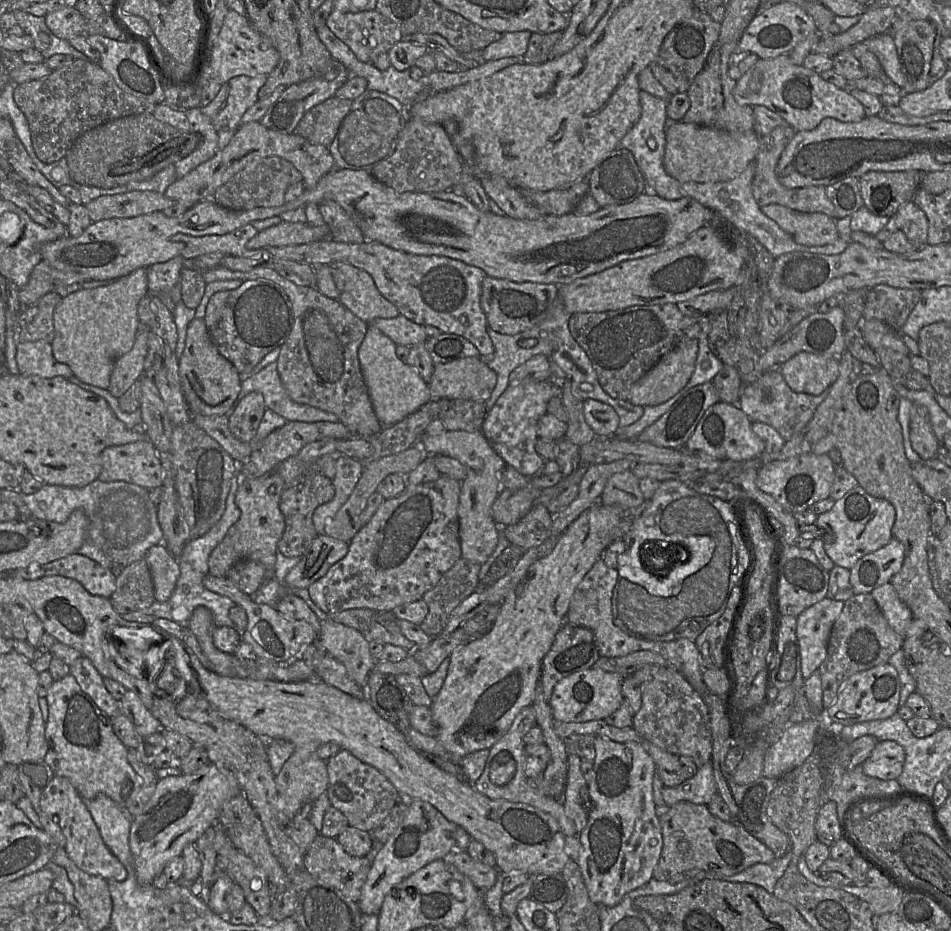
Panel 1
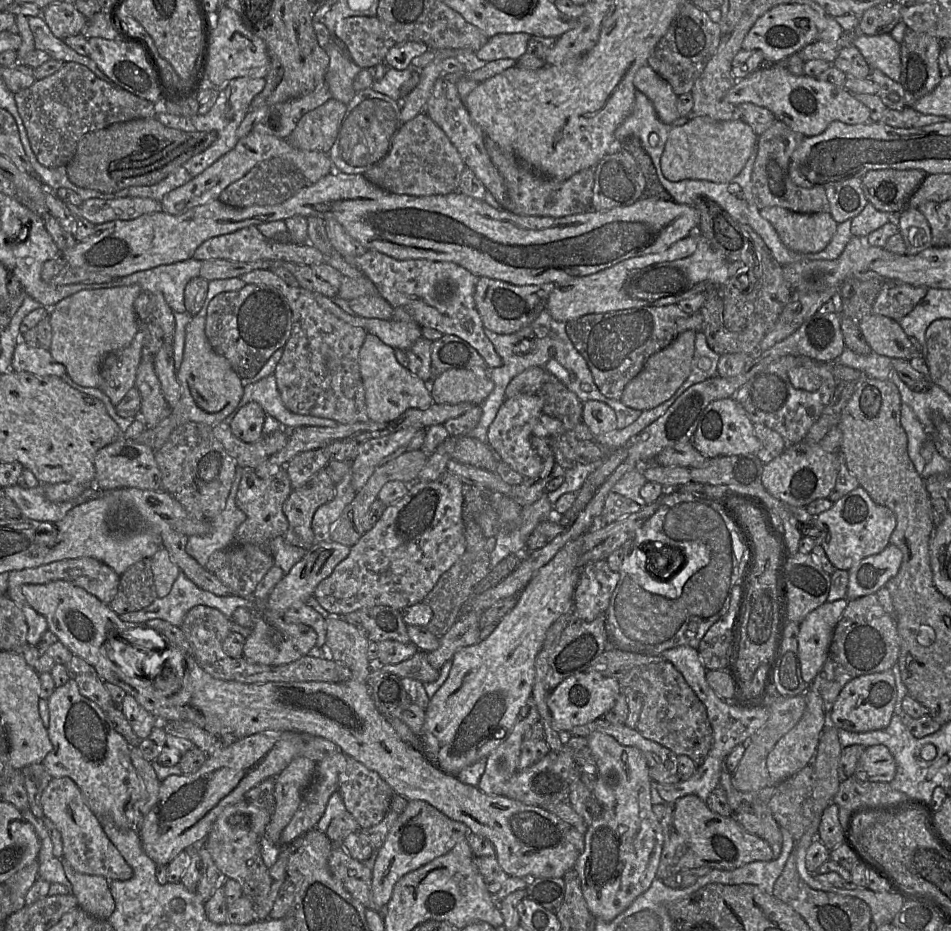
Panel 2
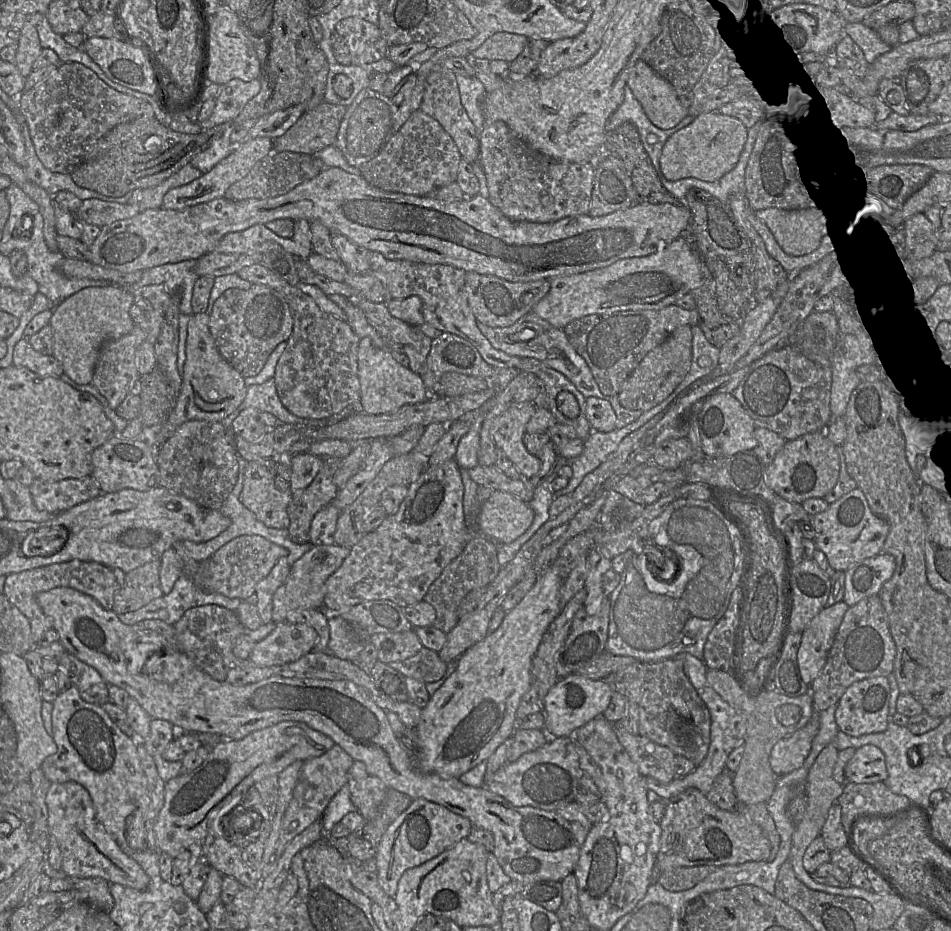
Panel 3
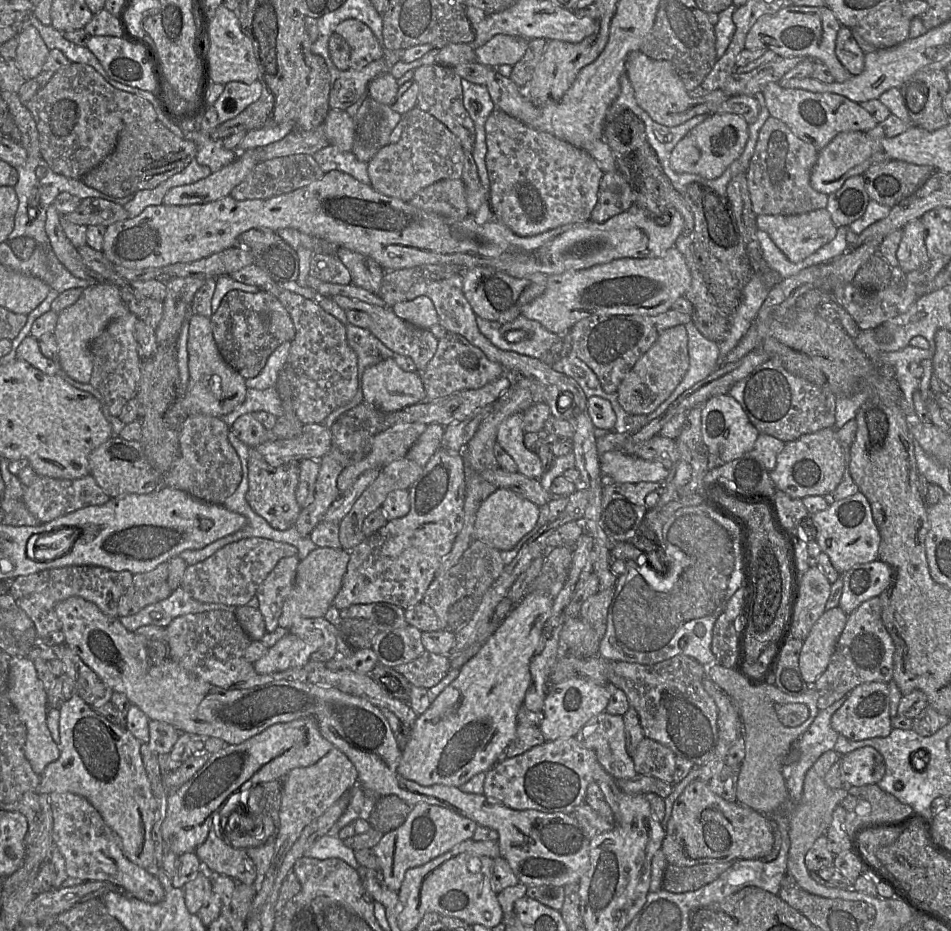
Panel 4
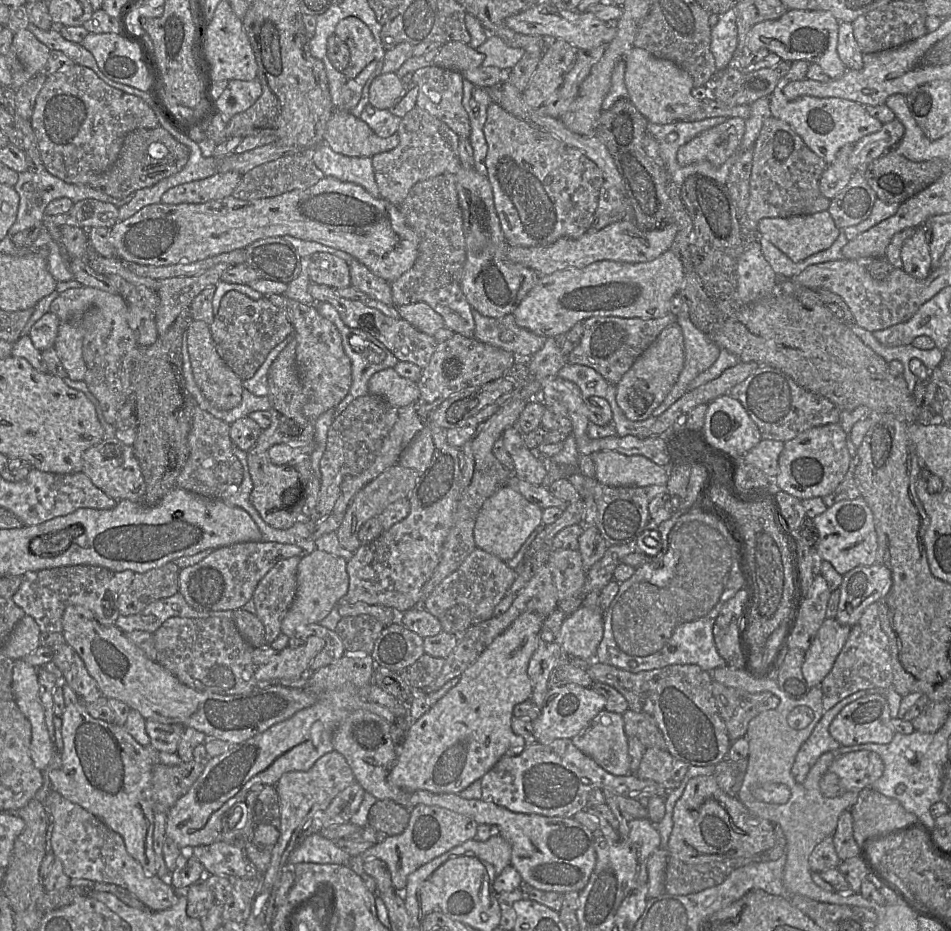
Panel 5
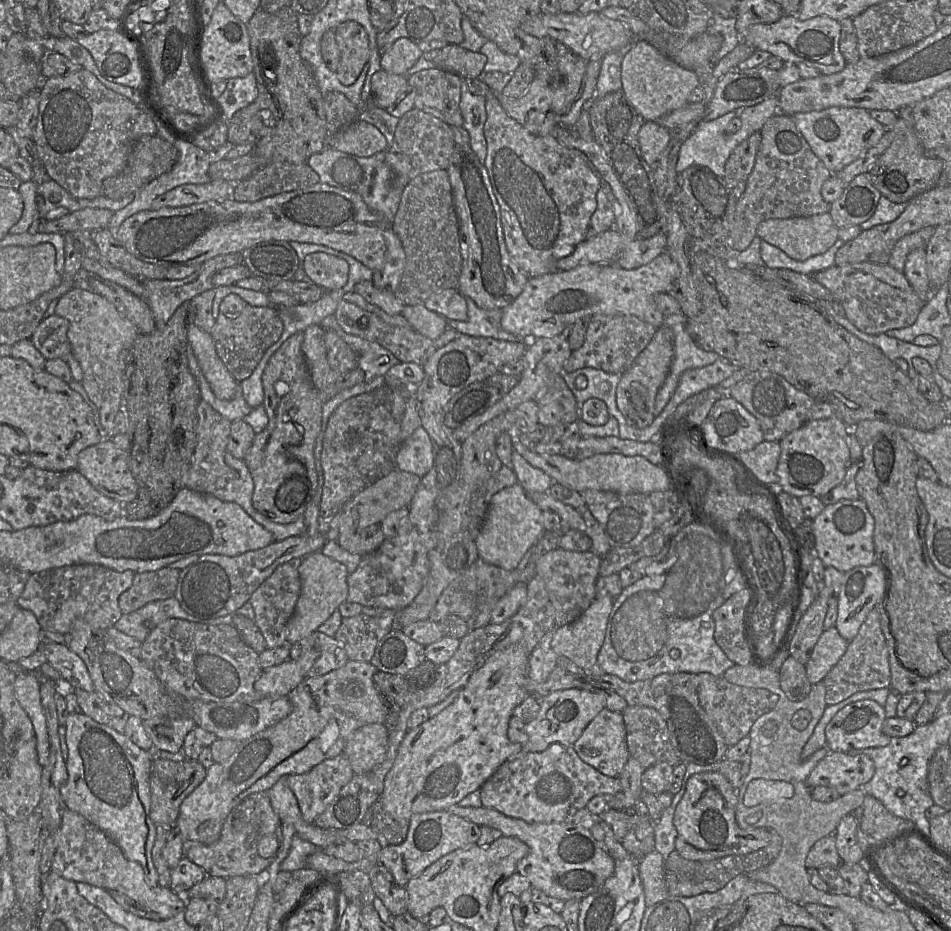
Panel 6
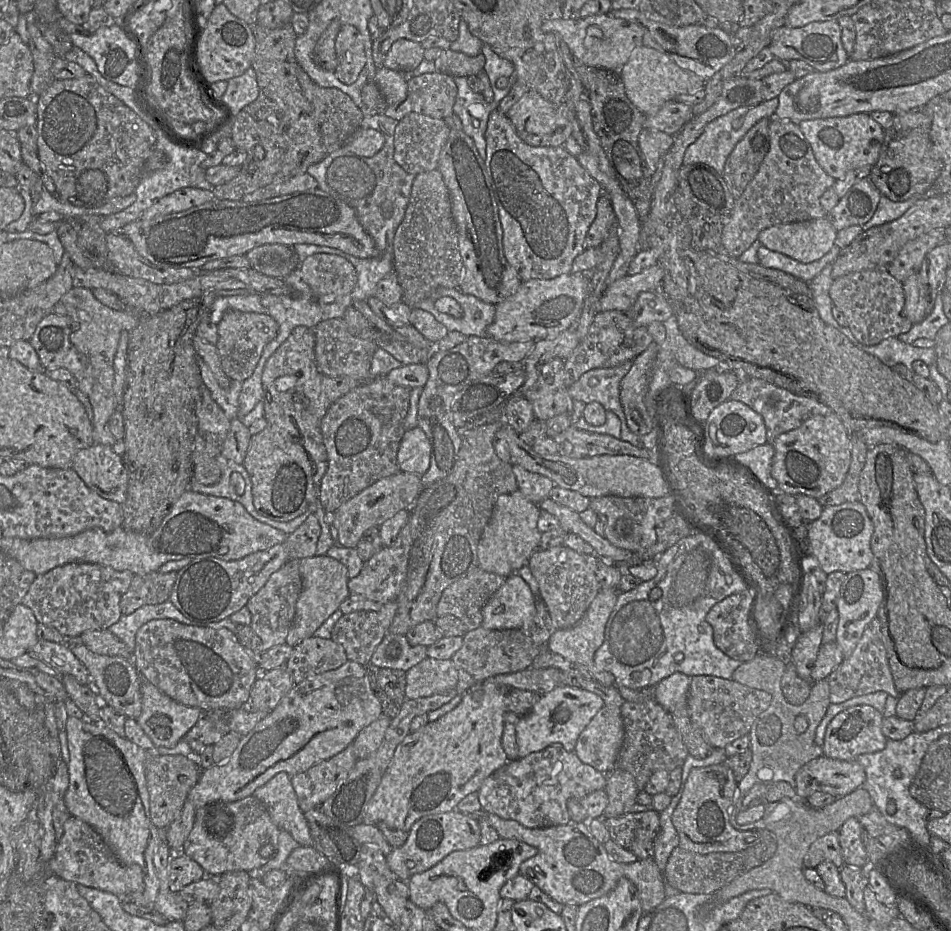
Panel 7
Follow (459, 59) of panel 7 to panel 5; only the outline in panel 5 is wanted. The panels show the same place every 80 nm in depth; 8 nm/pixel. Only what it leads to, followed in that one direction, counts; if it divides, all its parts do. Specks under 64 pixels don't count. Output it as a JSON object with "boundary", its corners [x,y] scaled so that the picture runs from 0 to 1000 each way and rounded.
{"boundary":[[[473,44],[463,50],[455,68],[462,72],[487,77],[508,69],[510,59],[496,52],[493,46]]]}

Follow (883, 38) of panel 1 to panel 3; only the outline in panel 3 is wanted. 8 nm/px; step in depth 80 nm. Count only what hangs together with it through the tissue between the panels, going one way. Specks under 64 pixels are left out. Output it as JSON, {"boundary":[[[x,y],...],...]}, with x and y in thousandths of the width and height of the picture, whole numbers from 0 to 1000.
{"boundary":[[[907,24],[890,25],[886,38],[892,38],[907,55],[913,69],[917,69],[925,59],[935,56],[938,50],[931,46],[922,34]]]}

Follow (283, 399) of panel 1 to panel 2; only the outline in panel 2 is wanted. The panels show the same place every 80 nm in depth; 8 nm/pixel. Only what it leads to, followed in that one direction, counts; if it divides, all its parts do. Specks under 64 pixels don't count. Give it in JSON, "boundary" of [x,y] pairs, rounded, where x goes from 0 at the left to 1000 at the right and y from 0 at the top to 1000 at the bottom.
{"boundary":[[[288,402],[259,414],[253,431],[236,453],[242,455],[250,440],[262,432],[272,433],[280,446],[290,449],[300,461],[318,458],[351,458],[355,454],[347,449],[311,445],[302,439],[297,432]]]}

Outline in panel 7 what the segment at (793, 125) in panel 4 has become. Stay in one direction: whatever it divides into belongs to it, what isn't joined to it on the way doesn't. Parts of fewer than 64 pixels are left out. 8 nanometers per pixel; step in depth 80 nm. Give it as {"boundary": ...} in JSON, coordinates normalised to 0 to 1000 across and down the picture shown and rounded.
{"boundary":[[[909,120],[887,126],[844,129],[839,134],[861,177],[879,193],[893,184],[918,179],[924,171],[931,148],[931,139],[914,121]]]}

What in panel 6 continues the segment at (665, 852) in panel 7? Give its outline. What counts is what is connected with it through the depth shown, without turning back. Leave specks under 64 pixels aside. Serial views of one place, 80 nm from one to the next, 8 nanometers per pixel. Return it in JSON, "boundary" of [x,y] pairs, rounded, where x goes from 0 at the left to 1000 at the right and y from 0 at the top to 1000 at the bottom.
{"boundary":[[[717,840],[715,849],[708,854],[706,865],[697,870],[692,882],[688,882],[688,911],[698,922],[710,913],[712,893],[708,884],[709,871],[721,847]]]}

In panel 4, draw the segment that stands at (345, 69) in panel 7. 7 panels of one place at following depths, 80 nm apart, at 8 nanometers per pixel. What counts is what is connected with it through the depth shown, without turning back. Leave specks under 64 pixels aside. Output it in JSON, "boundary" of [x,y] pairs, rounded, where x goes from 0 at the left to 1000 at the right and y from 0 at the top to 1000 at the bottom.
{"boundary":[[[363,20],[352,31],[368,49],[368,74],[380,75],[388,68],[404,61],[405,52],[391,32],[376,20]]]}

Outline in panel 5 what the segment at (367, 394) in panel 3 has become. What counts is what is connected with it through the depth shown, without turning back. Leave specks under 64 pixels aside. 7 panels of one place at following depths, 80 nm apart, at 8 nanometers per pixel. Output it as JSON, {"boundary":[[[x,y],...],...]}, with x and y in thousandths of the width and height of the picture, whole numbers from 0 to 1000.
{"boundary":[[[407,395],[388,407],[387,423],[402,426],[414,437],[425,438],[438,434],[442,419],[438,410],[422,405],[414,395]]]}

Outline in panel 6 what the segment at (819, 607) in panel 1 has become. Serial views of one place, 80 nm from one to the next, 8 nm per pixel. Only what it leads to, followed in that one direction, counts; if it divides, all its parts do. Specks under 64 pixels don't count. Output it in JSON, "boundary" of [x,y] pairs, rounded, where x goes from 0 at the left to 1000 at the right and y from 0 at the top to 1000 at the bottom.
{"boundary":[[[879,673],[865,678],[846,713],[848,726],[854,736],[866,729],[886,705],[892,691]]]}

